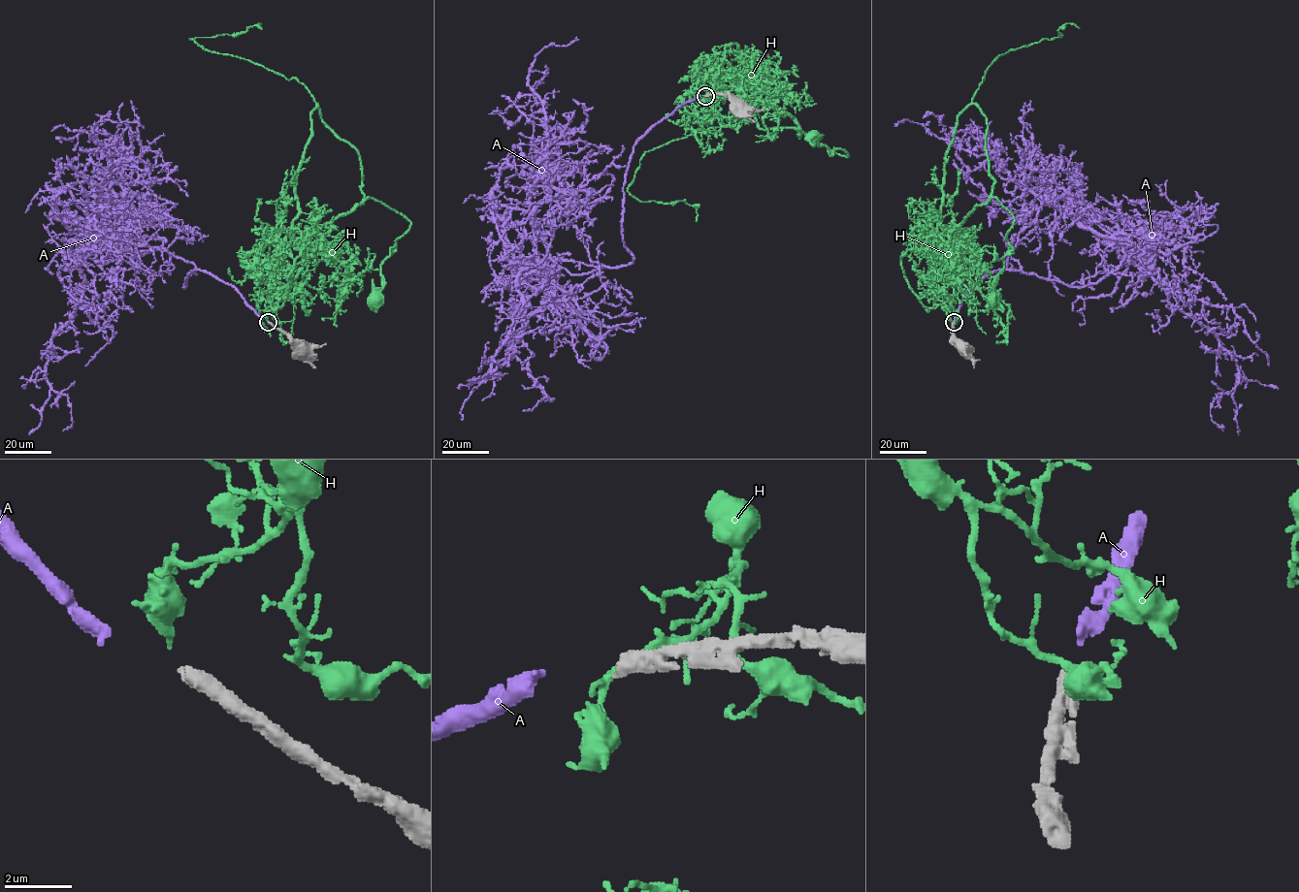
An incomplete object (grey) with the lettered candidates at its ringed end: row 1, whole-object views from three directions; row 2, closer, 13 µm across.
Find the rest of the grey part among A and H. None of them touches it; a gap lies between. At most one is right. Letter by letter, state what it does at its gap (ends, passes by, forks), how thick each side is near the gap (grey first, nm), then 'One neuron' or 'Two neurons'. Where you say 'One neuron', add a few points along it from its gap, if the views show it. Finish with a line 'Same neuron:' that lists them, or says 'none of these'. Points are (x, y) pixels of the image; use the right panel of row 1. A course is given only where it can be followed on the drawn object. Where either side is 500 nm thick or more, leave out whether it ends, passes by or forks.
A: It ends there. Thickness 380 nm (grey) against 360 nm. One neuron. Its course: (954, 319), (998, 270), (1086, 286), (1132, 244), (1039, 200), (990, 155), (918, 123), (896, 126)
H: Thickness 380 nm (grey) against 600 nm. Two neurons
Same neuron: A

